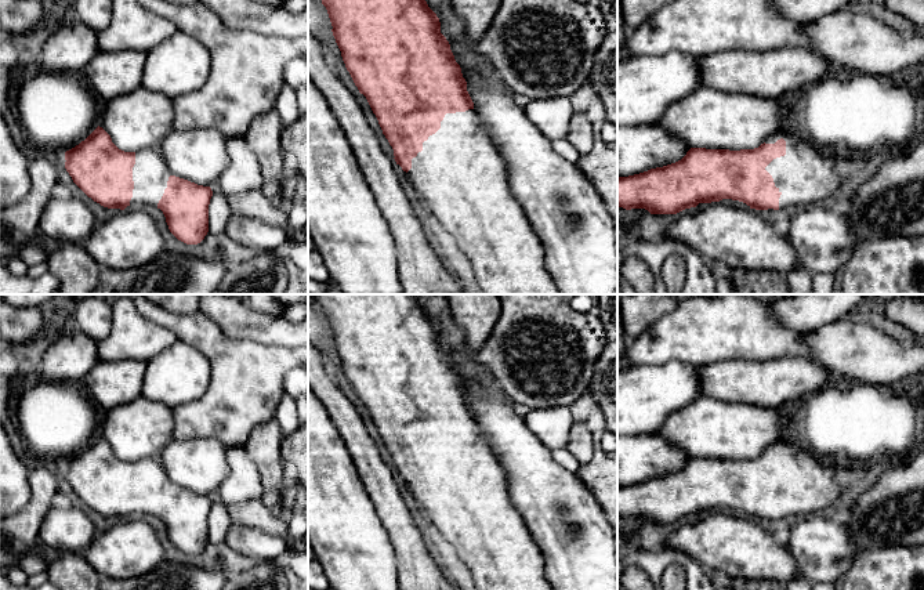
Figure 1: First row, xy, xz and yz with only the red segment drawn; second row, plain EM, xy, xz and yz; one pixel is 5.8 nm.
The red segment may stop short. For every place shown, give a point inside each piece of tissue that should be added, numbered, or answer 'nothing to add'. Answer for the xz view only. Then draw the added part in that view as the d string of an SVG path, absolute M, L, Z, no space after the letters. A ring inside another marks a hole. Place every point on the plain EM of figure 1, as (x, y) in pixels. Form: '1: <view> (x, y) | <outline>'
1: xz (463, 488) | M475 419L446 423L441 438L423 452L407 485L430 522L442 533L454 561L470 569L477 590L554 590L544 573L544 557L508 493L507 478Z

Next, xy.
1: xy (149, 482) | M159 457L141 459L135 461L135 474L133 477L133 507L130 515L157 517L169 486L171 485Z

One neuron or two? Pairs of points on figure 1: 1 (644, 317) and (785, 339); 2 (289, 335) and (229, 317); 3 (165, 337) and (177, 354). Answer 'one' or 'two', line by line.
1: two
2: one
3: two

